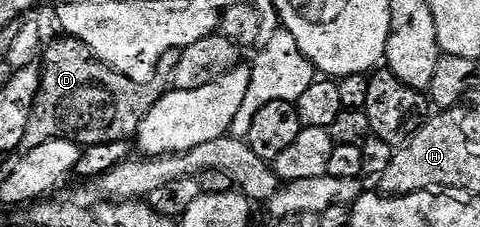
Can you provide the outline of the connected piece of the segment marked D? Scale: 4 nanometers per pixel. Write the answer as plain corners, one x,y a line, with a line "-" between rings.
61,37
45,48
40,59
42,84
24,133
22,147
26,151
44,145
50,139
71,139
83,148
99,146
102,143
133,140
138,126
152,109
156,100
161,99
164,87
158,81
137,83
116,73
102,63
84,45
84,41

